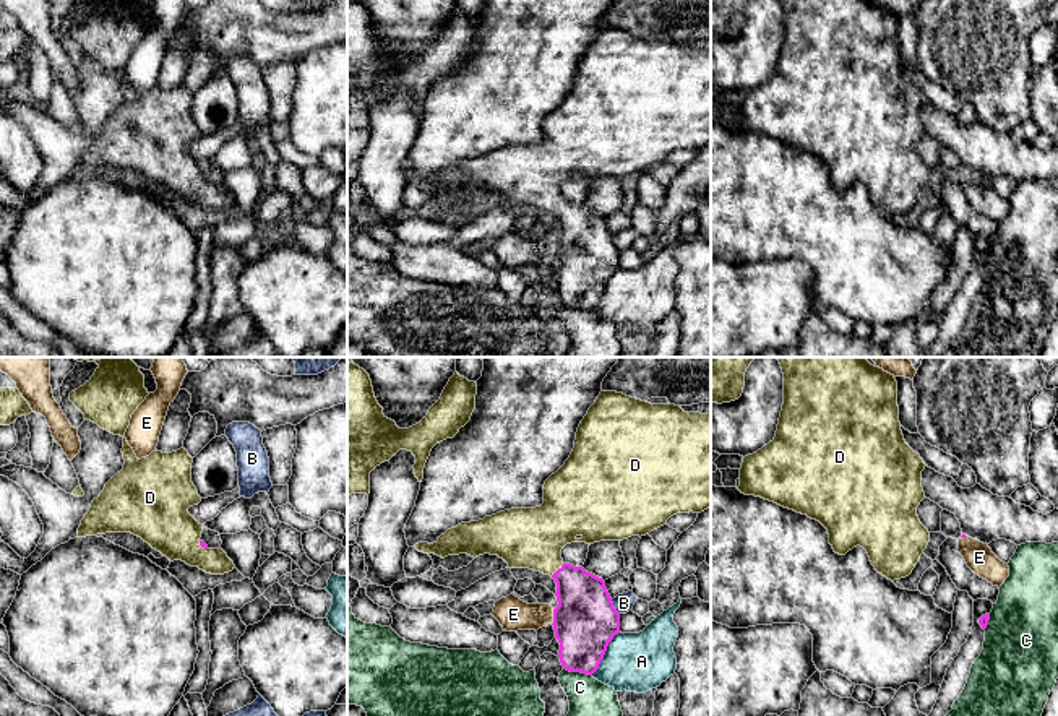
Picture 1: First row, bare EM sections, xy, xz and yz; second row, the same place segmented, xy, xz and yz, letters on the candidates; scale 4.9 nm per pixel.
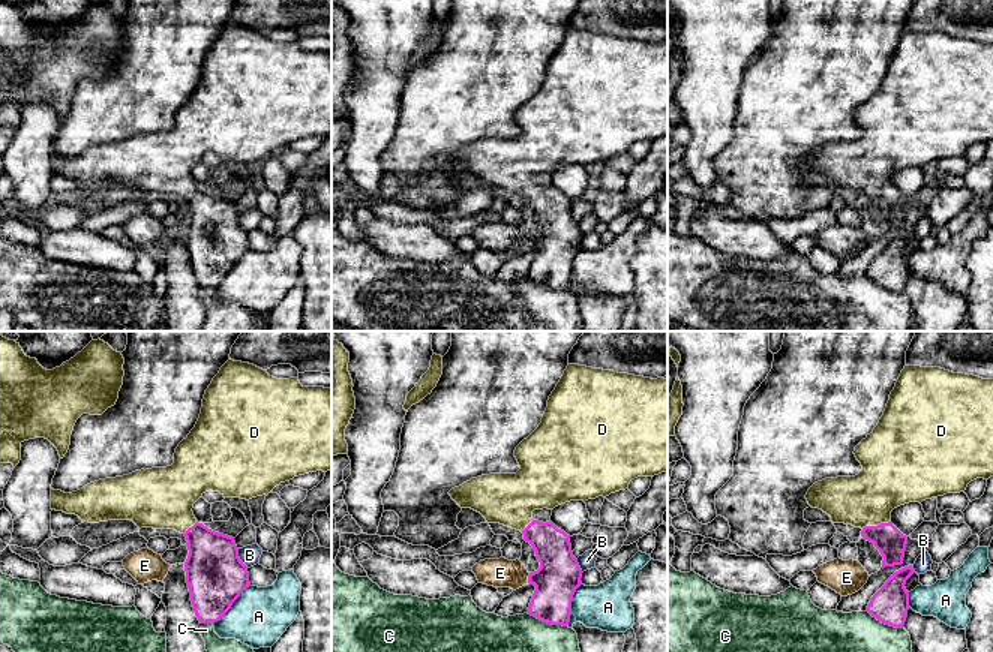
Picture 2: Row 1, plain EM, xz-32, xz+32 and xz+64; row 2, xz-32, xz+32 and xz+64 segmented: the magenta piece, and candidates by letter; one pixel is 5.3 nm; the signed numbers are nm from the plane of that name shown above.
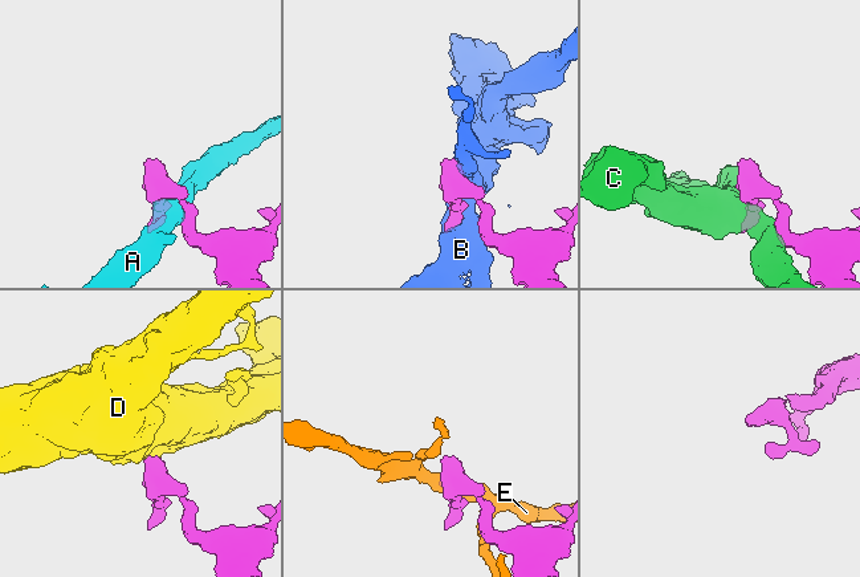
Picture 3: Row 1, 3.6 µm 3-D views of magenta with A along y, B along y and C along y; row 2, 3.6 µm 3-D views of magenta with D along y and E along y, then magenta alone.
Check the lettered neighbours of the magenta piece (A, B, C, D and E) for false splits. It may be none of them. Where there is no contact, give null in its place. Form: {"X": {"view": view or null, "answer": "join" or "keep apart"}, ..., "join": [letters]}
{"A": {"view": "xz", "answer": "keep apart"}, "B": {"view": "xz", "answer": "keep apart"}, "C": {"view": "xz", "answer": "keep apart"}, "D": {"view": "xz", "answer": "join"}, "E": {"view": "xz", "answer": "keep apart"}, "join": ["D"]}

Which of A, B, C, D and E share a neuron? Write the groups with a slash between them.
A / B / C / D / E

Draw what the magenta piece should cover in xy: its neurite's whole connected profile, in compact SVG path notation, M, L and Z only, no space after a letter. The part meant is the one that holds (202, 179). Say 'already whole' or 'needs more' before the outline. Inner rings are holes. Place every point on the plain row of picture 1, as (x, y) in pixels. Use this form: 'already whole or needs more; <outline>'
needs more; M97 0L94 11L83 23L70 29L70 37L84 50L86 57L123 75L123 106L117 109L92 136L89 148L81 156L78 174L105 169L131 169L166 192L170 198L182 196L190 203L211 211L224 211L234 206L234 198L222 185L209 185L200 174L200 161L188 144L198 141L201 133L191 119L193 94L182 83L172 89L153 88L138 96L125 75L131 50L149 31L144 24L144 11L136 0Z

